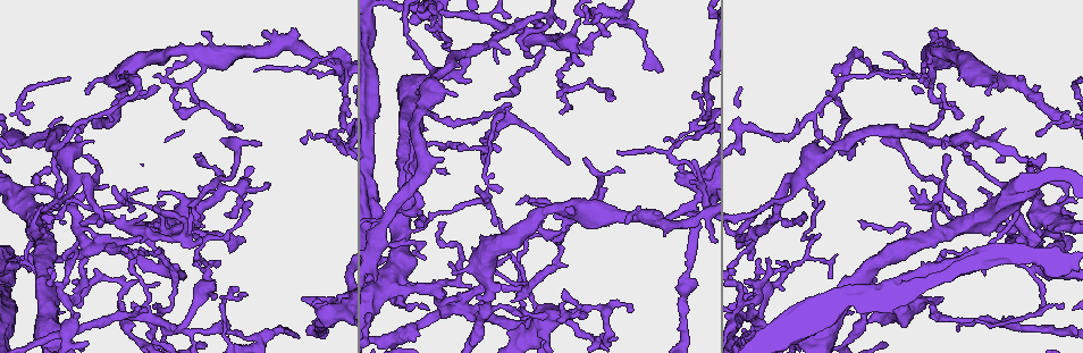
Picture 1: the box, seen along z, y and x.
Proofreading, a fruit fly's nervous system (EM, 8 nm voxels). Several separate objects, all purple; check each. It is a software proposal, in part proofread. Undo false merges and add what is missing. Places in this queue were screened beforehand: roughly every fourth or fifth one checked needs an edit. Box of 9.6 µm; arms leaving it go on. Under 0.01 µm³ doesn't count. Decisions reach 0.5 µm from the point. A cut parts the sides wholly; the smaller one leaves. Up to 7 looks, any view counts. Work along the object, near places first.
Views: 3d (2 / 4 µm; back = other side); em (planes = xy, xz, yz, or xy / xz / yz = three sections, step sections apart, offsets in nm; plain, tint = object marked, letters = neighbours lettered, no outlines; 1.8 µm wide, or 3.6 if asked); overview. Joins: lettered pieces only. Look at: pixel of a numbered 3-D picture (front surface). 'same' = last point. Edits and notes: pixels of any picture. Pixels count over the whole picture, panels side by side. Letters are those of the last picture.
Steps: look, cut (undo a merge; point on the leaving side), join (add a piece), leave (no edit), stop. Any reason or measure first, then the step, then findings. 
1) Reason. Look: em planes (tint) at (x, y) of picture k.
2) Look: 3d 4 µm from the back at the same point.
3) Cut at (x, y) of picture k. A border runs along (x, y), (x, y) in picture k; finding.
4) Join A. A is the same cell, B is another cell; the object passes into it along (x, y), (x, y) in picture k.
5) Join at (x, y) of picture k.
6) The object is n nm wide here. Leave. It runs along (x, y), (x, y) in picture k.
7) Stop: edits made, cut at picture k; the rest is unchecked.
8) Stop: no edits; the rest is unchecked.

Arms run side by side. Look: em 3.6 µm planes (letters) at (705, 129) of picture 1.

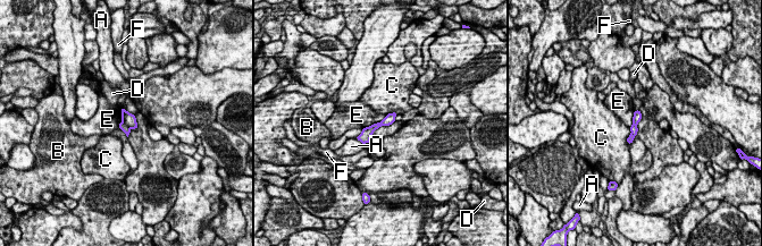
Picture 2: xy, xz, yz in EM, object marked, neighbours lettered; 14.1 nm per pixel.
Cut at (125, 128) of picture 2. A, B, C, D, E and F are other cells; two neurons meet here.

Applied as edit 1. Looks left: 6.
Look: overview.

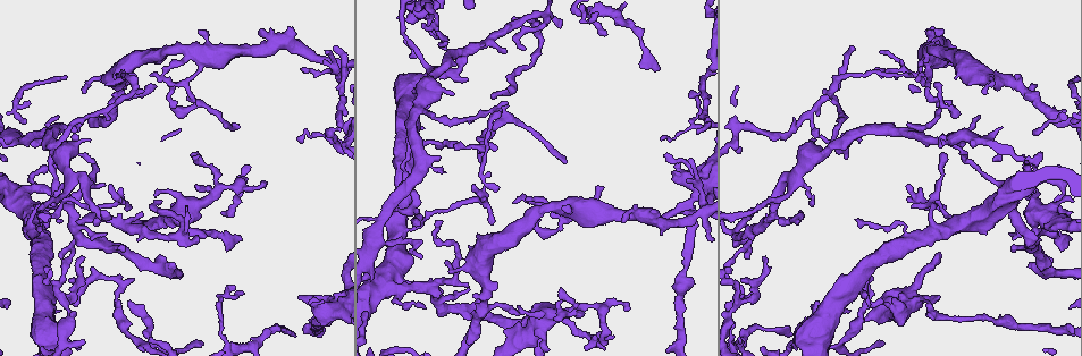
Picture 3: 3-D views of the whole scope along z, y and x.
Branch stops here. Look: 3d 4 µm at (196, 237) of picture 3.

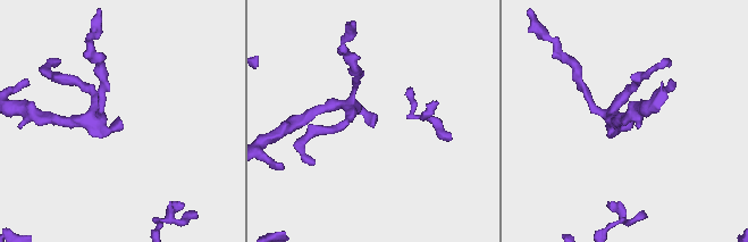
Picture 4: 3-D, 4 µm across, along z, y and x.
Now the EM. Look: em planes (letters) at (373, 125) of picture 4.

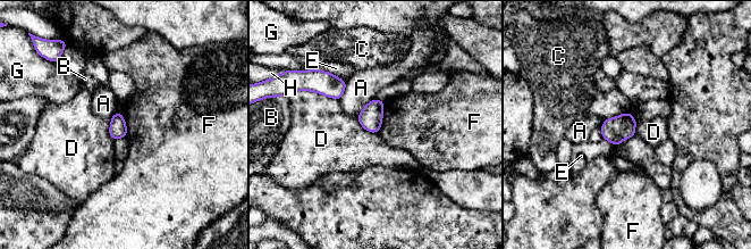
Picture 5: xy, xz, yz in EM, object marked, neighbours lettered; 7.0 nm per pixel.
Leave. A, B, C, D, E, F, G and H are other cells; a border runs along (385, 102), (381, 127), (377, 132) in picture 5; none of them fits.

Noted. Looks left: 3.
Stop: edits made, cut at picture 2; the rest is unchecked.

